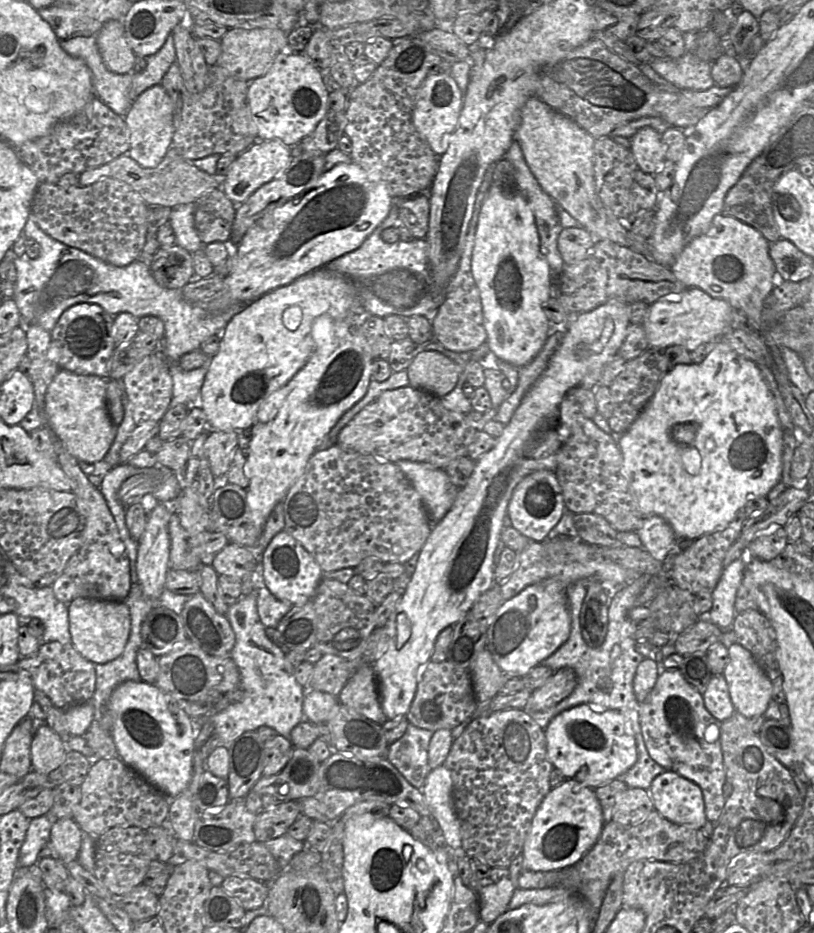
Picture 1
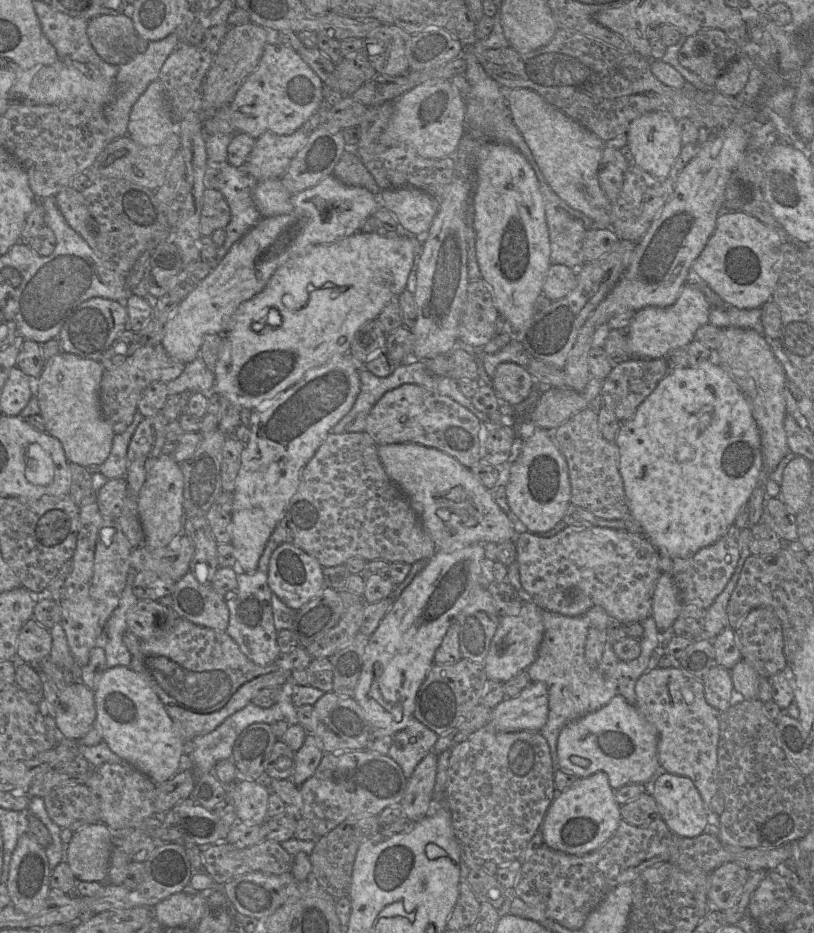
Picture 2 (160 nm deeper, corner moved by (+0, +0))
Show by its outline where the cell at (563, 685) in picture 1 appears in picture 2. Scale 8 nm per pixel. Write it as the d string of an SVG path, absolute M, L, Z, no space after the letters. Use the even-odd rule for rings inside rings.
M533 682L518 696L506 698L495 706L490 723L503 732L540 732L548 715L548 687L543 682Z

